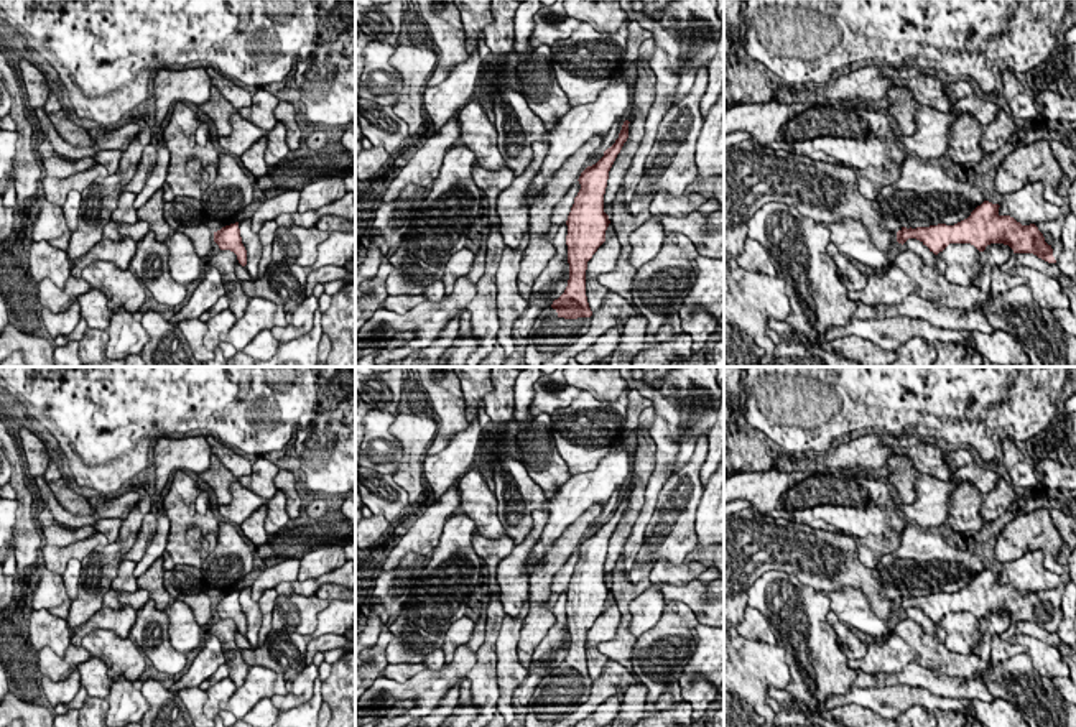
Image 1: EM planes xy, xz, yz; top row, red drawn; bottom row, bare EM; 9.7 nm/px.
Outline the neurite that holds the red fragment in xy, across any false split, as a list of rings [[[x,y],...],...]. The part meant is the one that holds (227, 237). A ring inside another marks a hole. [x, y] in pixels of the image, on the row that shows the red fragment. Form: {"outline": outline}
{"outline": [[[239,222],[225,225],[220,230],[214,232],[214,242],[220,250],[234,252],[242,266],[247,265],[247,250],[242,243]]]}

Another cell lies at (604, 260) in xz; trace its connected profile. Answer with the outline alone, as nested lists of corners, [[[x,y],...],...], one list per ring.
[[[609,237],[587,262],[586,270],[586,296],[592,313],[601,308],[604,296],[609,293],[597,278],[602,273],[610,273],[617,266],[620,255],[620,242],[617,237]]]

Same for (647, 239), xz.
[[[650,215],[647,222],[638,225],[630,234],[630,265],[638,270],[647,262],[652,262],[658,252],[661,250],[663,240],[665,240],[665,230],[660,224],[660,215]]]

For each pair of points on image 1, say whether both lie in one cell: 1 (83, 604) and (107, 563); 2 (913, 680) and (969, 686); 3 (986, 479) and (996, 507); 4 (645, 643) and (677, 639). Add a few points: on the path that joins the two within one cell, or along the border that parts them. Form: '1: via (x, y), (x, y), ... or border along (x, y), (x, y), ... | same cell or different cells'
1: via (94, 592), (102, 588), (102, 574) | same cell
2: via (927, 680), (943, 686), (956, 686) | same cell
3: border along (1001, 477), (984, 495) | different cells
4: via (653, 643), (668, 643) | same cell

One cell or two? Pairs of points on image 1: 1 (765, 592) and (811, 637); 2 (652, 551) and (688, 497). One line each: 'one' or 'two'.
1: one
2: one

